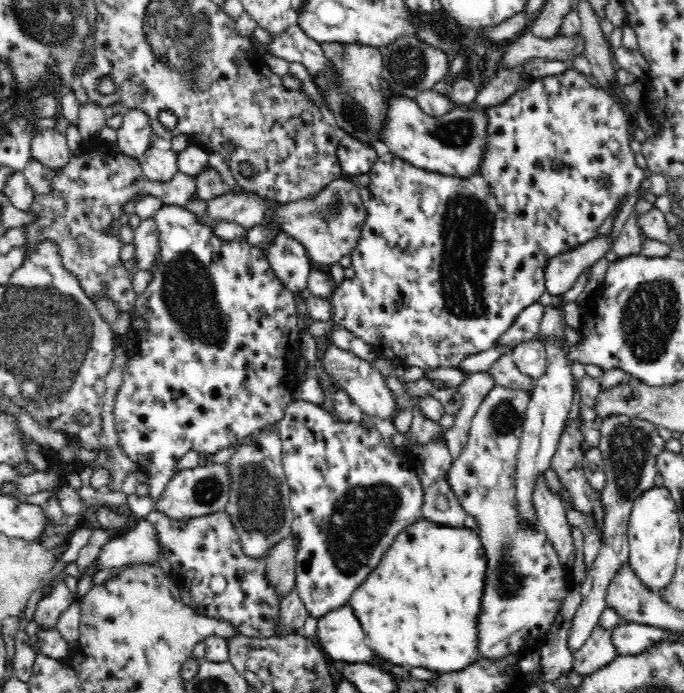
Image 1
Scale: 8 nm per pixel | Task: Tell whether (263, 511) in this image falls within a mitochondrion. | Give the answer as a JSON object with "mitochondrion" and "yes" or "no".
{"mitochondrion":"yes"}

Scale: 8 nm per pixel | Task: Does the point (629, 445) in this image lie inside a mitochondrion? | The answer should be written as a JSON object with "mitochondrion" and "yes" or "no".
{"mitochondrion":"yes"}

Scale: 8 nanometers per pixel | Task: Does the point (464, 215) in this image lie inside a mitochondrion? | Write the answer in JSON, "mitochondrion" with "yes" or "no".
{"mitochondrion":"yes"}

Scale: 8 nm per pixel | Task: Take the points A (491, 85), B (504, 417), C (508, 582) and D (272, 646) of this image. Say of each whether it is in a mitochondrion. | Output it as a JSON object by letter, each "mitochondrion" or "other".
{"A":"other","B":"mitochondrion","C":"mitochondrion","D":"other"}

